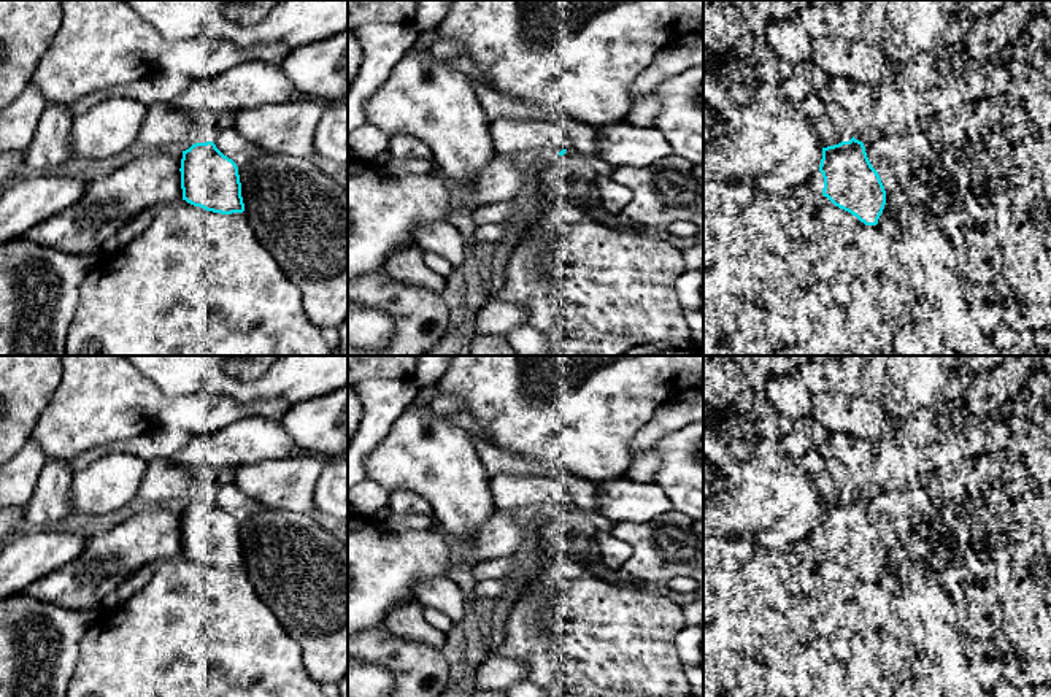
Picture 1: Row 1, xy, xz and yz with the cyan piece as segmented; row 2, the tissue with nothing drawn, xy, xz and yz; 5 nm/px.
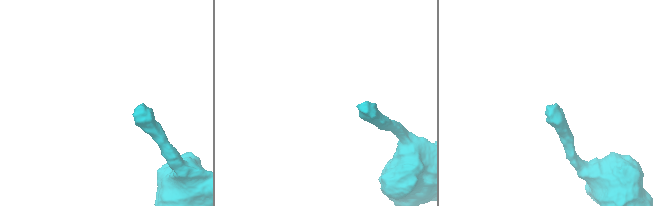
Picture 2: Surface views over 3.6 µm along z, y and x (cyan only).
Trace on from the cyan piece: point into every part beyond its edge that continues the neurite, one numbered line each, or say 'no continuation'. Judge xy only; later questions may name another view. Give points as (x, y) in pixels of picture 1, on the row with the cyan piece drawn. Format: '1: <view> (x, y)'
1: xy (162, 127)

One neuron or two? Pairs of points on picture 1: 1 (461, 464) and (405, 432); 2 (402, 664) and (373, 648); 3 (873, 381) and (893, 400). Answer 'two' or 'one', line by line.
1: one
2: one
3: two

